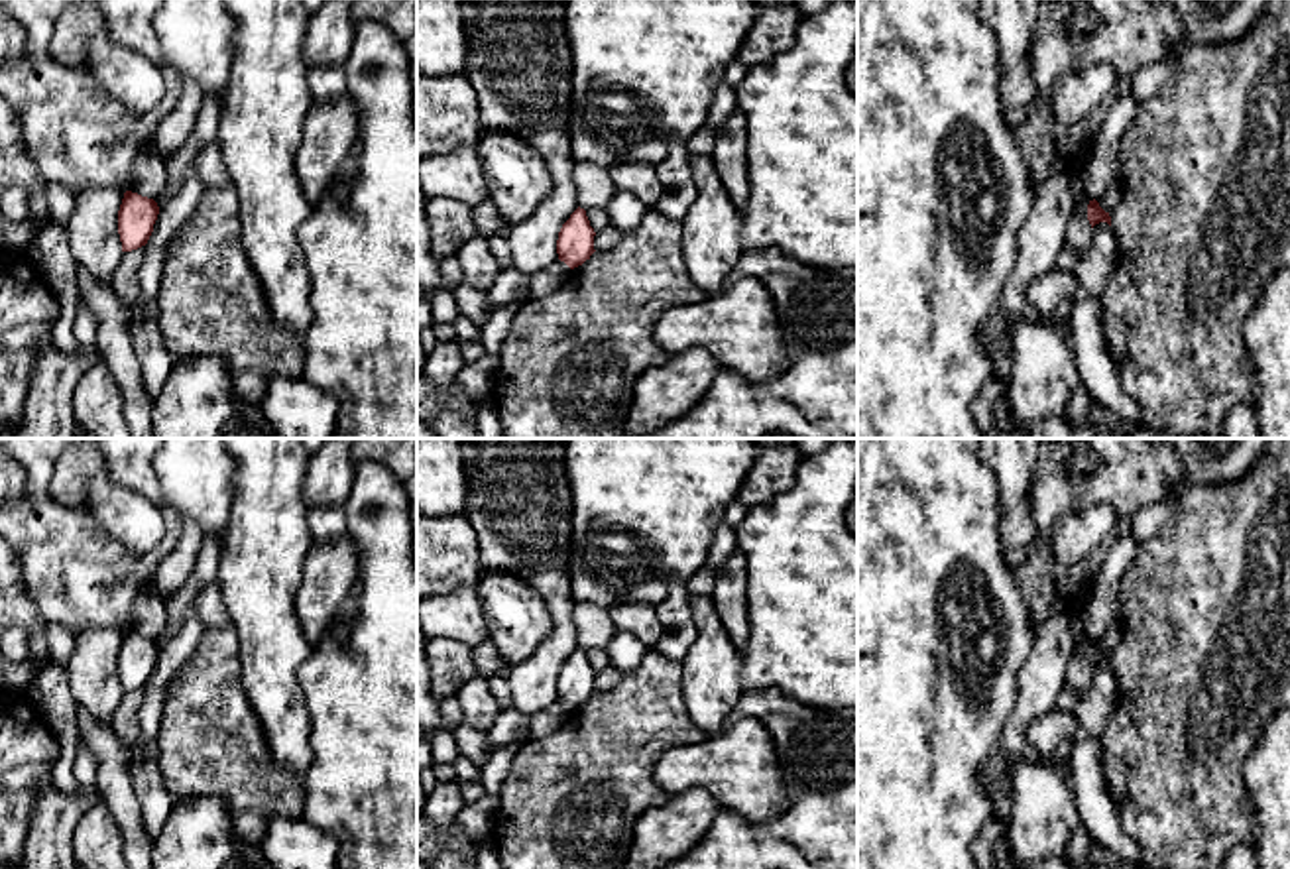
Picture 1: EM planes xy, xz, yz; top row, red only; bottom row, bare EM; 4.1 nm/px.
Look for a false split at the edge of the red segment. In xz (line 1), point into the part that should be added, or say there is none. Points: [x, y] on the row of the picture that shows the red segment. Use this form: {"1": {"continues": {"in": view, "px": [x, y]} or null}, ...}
{"1": {"continues": null}}

